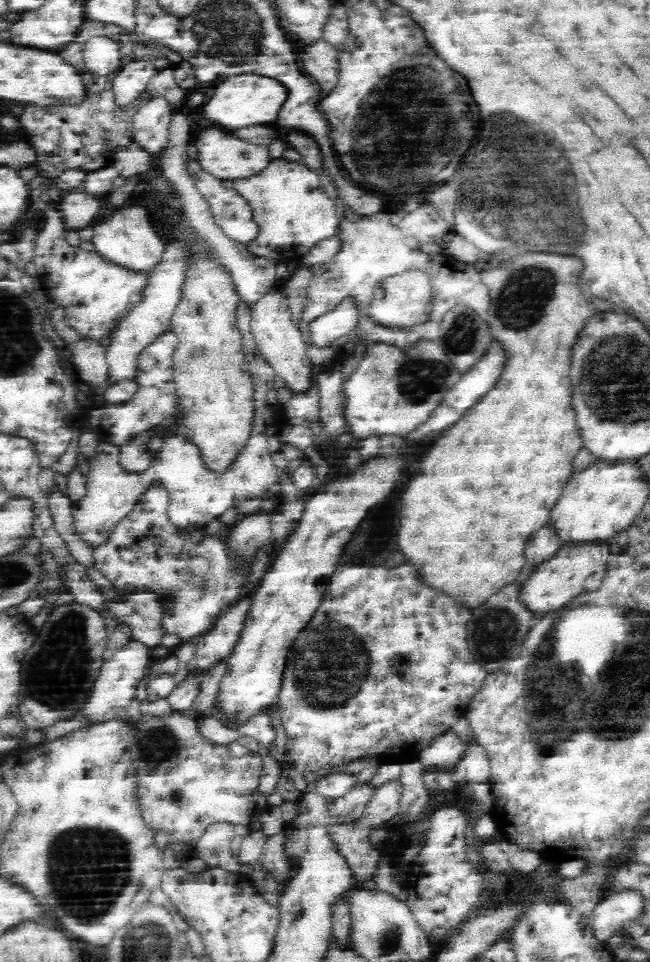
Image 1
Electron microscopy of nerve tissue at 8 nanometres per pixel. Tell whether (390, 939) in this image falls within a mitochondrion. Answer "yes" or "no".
yes

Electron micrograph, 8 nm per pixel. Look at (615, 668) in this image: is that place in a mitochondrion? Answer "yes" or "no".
no

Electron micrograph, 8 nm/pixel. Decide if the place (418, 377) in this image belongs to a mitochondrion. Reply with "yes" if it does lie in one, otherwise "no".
yes

